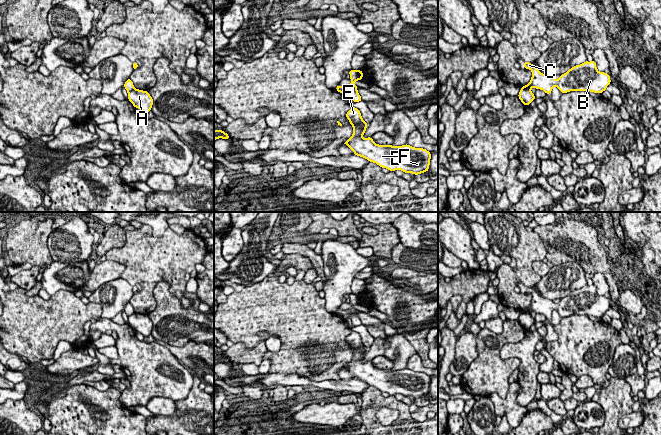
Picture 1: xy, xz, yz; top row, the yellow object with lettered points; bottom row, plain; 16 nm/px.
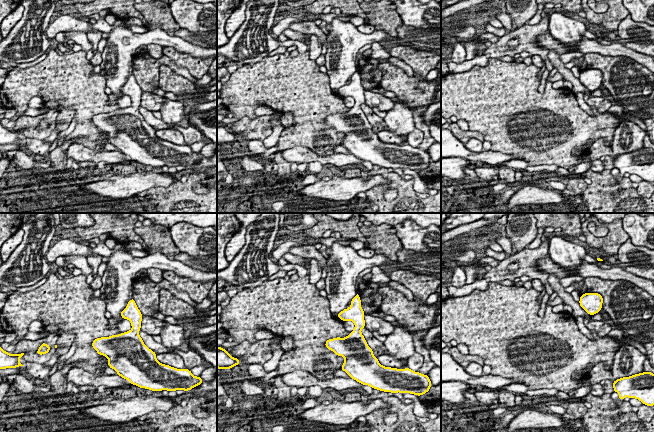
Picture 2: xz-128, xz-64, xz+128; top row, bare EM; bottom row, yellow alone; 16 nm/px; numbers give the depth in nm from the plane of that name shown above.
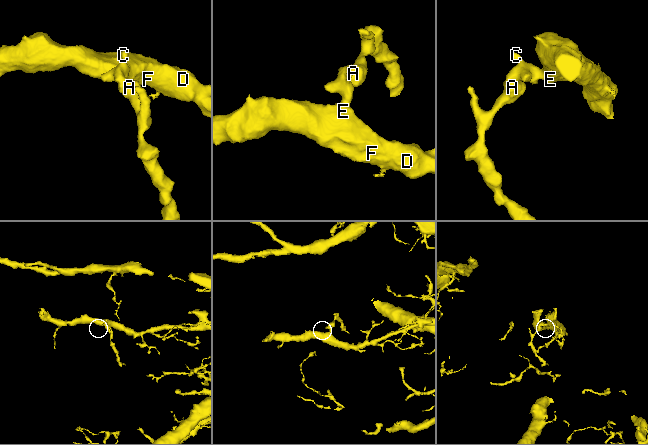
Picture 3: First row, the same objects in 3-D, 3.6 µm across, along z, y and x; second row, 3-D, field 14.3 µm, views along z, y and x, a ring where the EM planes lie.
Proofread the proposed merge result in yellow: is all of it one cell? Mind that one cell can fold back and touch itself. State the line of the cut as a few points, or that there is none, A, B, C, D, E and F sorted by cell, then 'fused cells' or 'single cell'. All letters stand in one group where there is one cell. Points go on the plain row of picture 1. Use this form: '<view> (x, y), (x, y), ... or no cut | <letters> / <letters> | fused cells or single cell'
yz (521, 312), (529, 314) | A / B C D E F | fused cells

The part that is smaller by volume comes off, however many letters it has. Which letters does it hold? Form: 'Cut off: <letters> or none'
Cut off: A

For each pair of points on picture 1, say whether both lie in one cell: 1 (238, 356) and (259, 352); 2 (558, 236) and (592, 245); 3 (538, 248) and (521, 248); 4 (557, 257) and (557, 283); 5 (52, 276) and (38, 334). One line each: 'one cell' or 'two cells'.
1: one cell
2: one cell
3: one cell
4: two cells
5: two cells

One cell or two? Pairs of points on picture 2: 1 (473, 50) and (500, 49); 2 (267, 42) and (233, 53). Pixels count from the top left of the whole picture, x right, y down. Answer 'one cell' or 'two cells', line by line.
1: two cells
2: one cell

